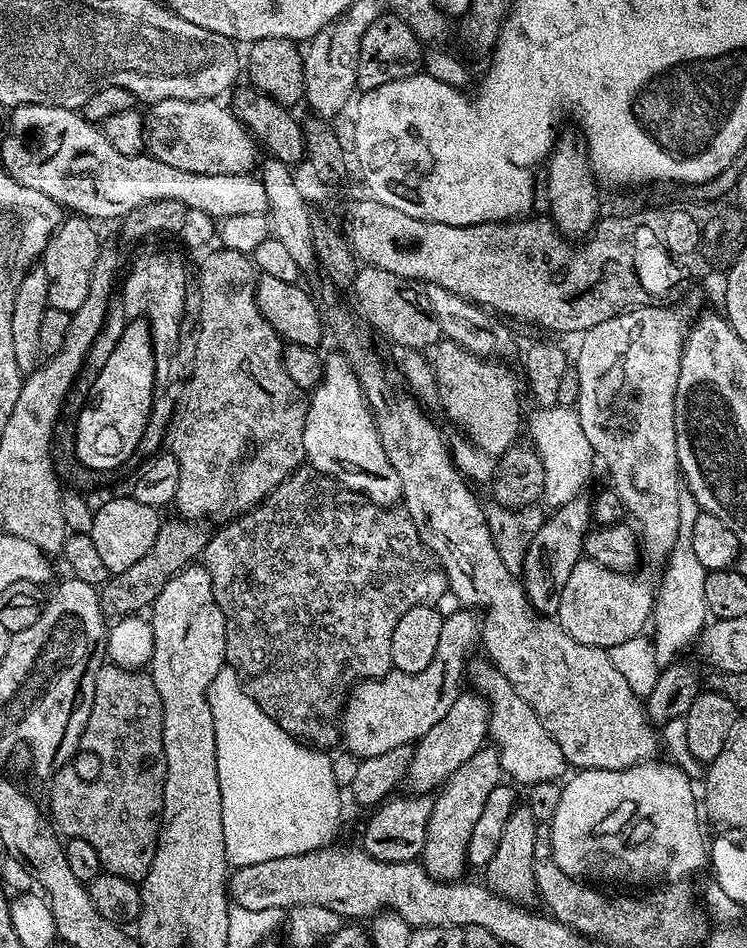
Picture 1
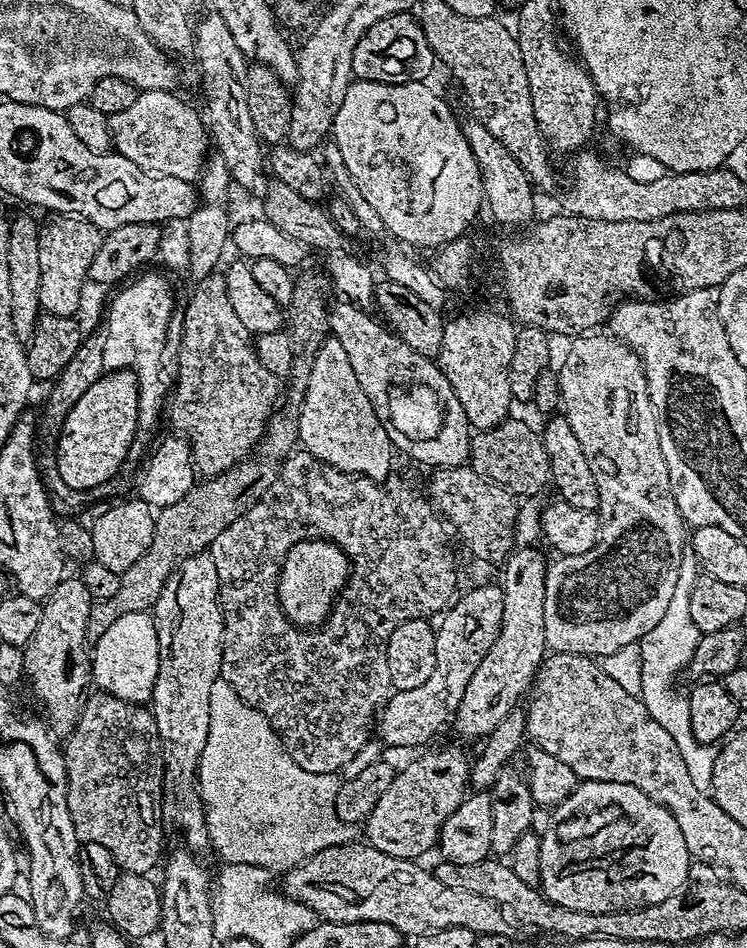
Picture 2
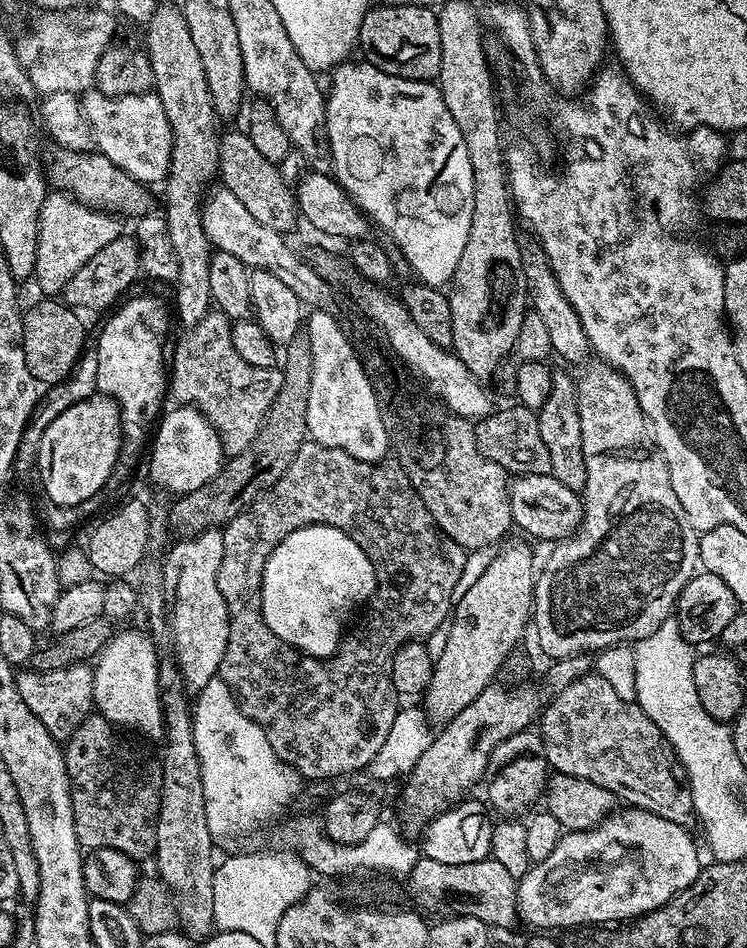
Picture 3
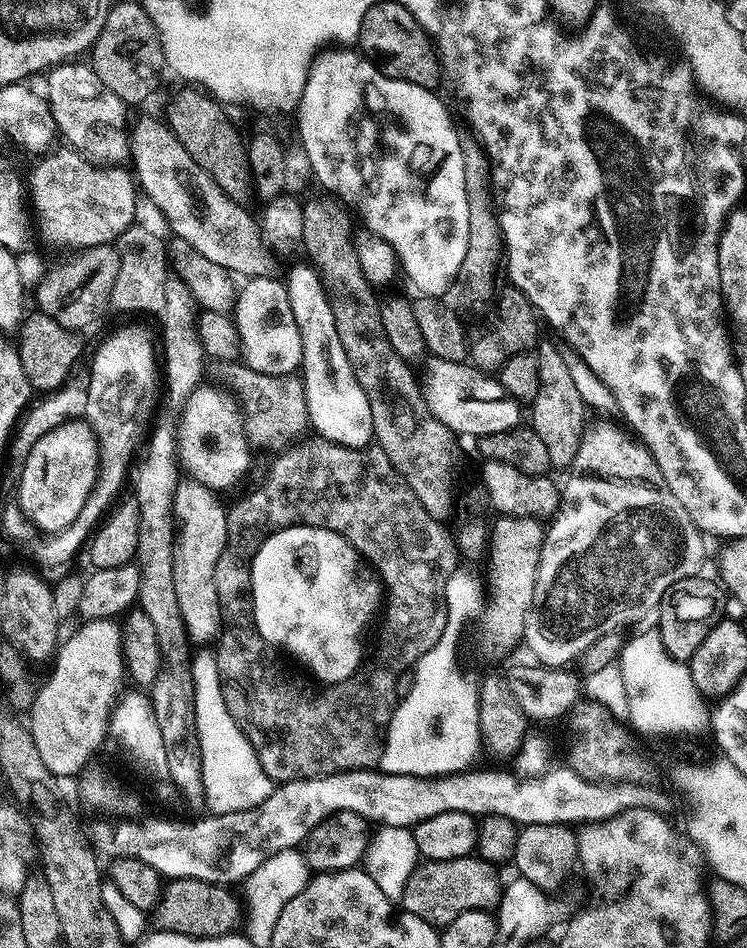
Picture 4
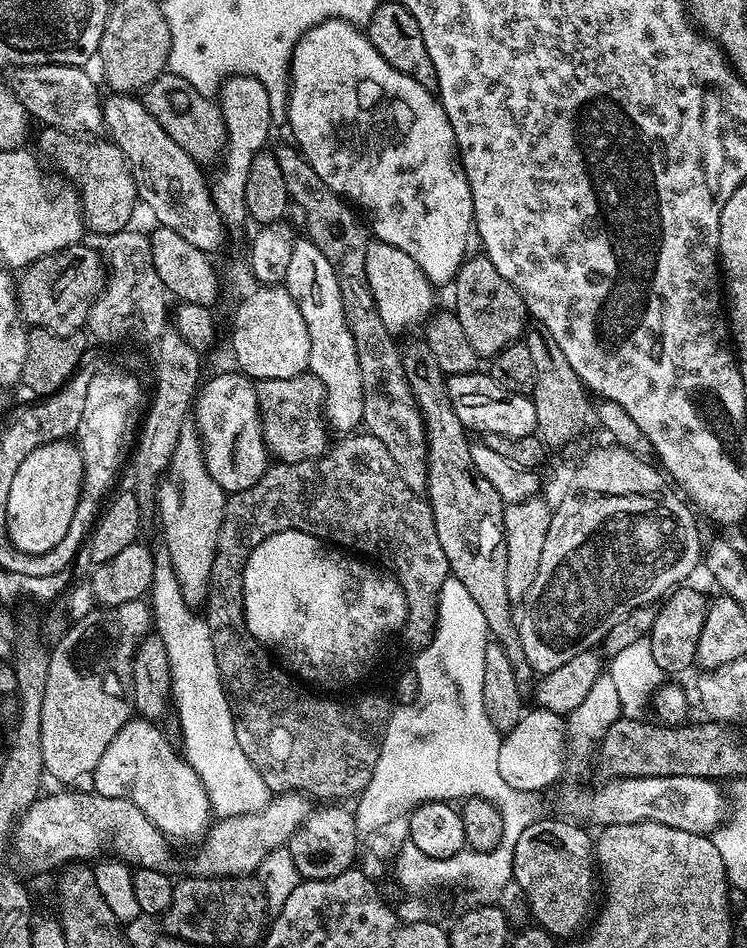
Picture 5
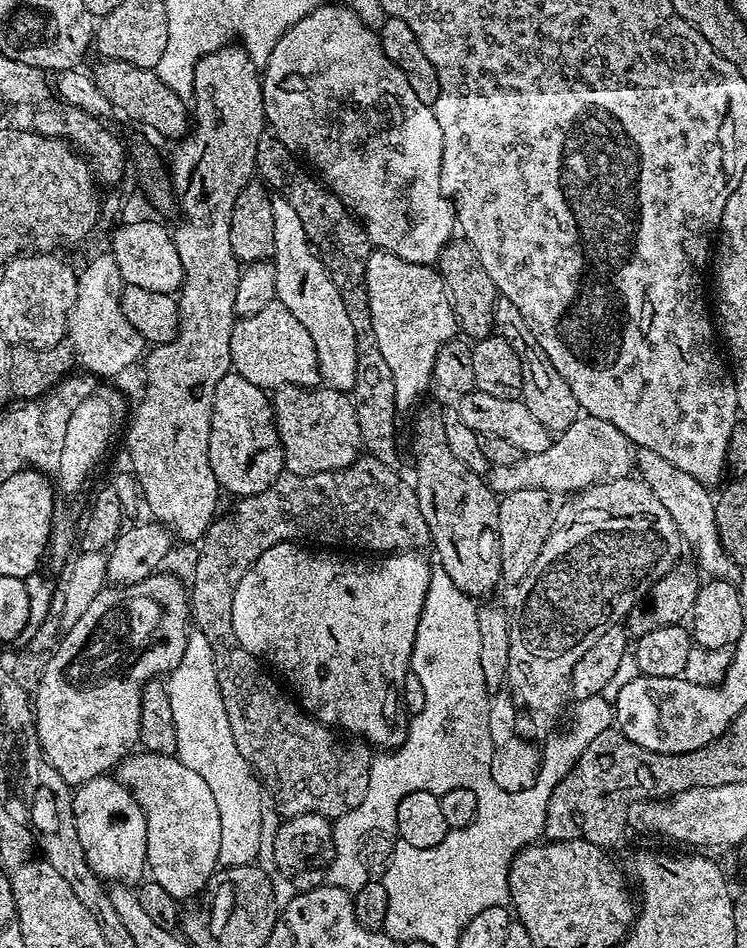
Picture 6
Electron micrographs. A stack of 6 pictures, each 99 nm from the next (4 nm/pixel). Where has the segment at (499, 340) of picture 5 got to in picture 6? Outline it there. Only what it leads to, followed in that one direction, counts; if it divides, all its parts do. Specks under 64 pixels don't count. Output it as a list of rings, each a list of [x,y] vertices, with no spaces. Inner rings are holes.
[[[463,238],[449,240],[440,255],[438,271],[448,291],[459,331],[472,342],[493,335],[497,327],[495,310],[498,293],[490,274],[486,274],[478,258],[478,250],[474,250],[474,246],[470,246],[470,242]]]

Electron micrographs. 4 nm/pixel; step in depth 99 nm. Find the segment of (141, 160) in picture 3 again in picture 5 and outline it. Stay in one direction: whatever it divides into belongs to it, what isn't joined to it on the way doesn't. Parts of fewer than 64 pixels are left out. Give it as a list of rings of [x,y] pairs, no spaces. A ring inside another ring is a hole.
[[[40,64],[29,68],[17,68],[11,73],[13,76],[10,91],[13,96],[18,98],[18,102],[22,102],[22,106],[33,121],[41,120],[39,122],[41,125],[50,128],[62,128],[65,132],[96,134],[96,131],[98,133],[101,131],[104,114],[98,103],[98,96],[96,100],[96,88],[84,71],[83,67],[70,64]]]

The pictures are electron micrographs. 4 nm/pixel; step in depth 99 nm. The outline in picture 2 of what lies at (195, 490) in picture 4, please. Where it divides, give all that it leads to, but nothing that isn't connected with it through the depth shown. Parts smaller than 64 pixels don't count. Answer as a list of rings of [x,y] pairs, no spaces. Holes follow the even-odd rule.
[[[207,551],[194,554],[190,558],[186,558],[174,570],[174,574],[170,574],[170,578],[166,582],[166,586],[162,590],[162,594],[158,598],[154,609],[154,617],[158,634],[158,646],[160,647],[160,661],[158,662],[157,681],[154,682],[153,694],[150,701],[152,709],[152,717],[158,726],[158,734],[160,735],[160,750],[164,757],[164,801],[162,802],[162,810],[160,815],[169,829],[177,828],[184,835],[183,843],[189,849],[201,850],[200,848],[208,848],[210,841],[208,839],[208,823],[206,822],[206,814],[204,813],[204,803],[200,797],[200,781],[198,773],[200,771],[200,759],[202,758],[202,750],[206,750],[206,738],[210,738],[210,686],[214,686],[214,682],[220,679],[220,667],[222,666],[222,650],[224,649],[224,611],[220,608],[220,587],[218,586],[218,570],[214,566],[214,558]]]

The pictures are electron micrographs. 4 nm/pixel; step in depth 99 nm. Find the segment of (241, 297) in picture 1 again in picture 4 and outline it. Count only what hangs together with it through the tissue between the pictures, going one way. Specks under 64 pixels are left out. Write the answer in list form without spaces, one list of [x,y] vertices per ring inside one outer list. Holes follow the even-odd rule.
[[[228,362],[223,367],[224,380],[232,387],[231,395],[238,401],[244,421],[244,434],[253,449],[276,444],[279,440],[292,442],[303,437],[307,433],[304,431],[309,431],[308,403],[304,393],[304,382],[299,375],[262,374],[243,362]]]

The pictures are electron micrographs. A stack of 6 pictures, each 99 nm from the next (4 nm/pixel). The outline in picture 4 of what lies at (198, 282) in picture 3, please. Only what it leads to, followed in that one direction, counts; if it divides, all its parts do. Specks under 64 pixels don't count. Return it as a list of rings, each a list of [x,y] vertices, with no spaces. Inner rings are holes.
[[[169,279],[166,286],[166,304],[158,315],[158,321],[164,327],[164,344],[162,340],[162,380],[168,383],[168,393],[163,393],[162,400],[168,404],[182,406],[188,401],[188,395],[201,387],[200,378],[204,374],[206,357],[200,341],[198,323],[198,305],[192,292],[183,279]]]

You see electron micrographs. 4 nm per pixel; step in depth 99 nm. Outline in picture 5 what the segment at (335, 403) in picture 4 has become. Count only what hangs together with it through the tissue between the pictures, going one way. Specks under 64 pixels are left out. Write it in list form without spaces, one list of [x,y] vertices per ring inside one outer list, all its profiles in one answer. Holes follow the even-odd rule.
[[[297,239],[293,243],[290,264],[286,266],[282,284],[302,312],[302,322],[306,322],[306,330],[310,334],[308,372],[317,376],[324,387],[324,415],[327,423],[333,429],[359,429],[364,419],[362,374],[358,370],[354,338],[346,326],[342,294],[334,268],[330,262],[326,262],[326,254],[322,254],[322,250],[318,250],[318,246],[314,246],[311,240]]]

